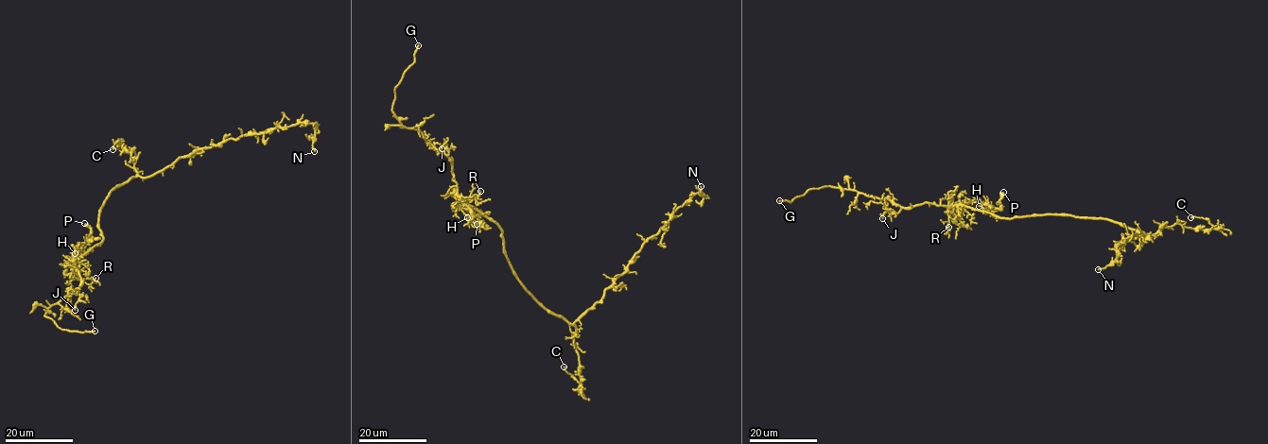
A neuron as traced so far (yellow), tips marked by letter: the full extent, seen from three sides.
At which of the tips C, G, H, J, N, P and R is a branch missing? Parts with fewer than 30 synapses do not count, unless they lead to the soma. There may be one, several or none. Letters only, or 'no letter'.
G

